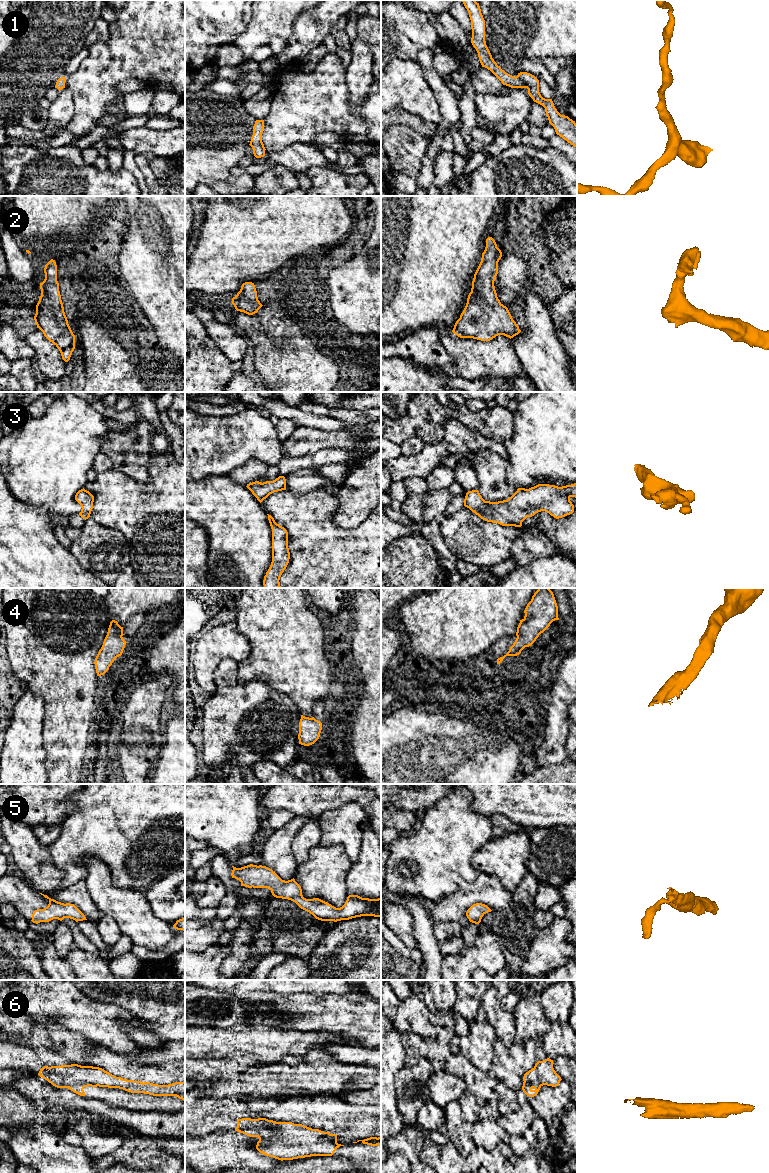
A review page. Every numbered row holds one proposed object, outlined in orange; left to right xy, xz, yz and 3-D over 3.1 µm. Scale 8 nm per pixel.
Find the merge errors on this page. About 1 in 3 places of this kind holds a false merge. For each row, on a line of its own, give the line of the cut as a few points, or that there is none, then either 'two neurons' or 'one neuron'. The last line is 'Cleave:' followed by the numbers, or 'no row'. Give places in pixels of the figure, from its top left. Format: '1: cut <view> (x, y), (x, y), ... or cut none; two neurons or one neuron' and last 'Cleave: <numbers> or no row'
1: cut none; one neuron
2: cut none; one neuron
3: cut none; one neuron
4: cut none; one neuron
5: cut none; one neuron
6: cut none; one neuron
Cleave: no row

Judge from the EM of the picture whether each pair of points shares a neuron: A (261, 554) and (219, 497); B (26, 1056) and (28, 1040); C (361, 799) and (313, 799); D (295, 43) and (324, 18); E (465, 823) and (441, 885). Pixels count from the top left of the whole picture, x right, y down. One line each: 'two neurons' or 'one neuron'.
A: one neuron
B: two neurons
C: one neuron
D: one neuron
E: one neuron

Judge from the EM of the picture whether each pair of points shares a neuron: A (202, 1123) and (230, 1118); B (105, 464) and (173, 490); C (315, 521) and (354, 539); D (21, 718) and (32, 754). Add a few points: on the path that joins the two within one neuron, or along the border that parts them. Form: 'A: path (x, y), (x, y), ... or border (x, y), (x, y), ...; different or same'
A: path (209, 1118), (223, 1118); same
B: border (111, 467), (97, 473); different
C: path (325, 531), (333, 539), (344, 539); same
D: path (24, 727), (24, 745); same

